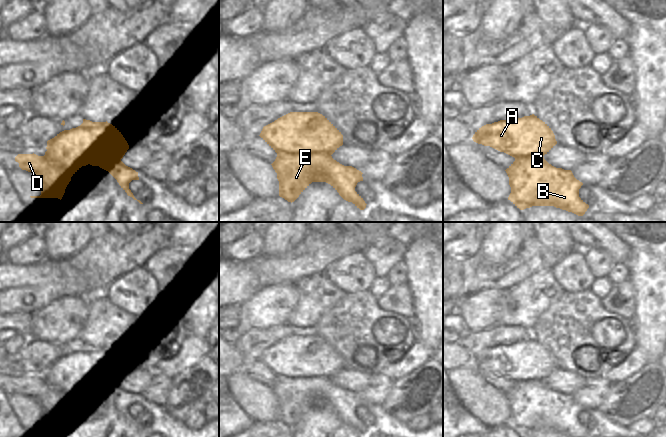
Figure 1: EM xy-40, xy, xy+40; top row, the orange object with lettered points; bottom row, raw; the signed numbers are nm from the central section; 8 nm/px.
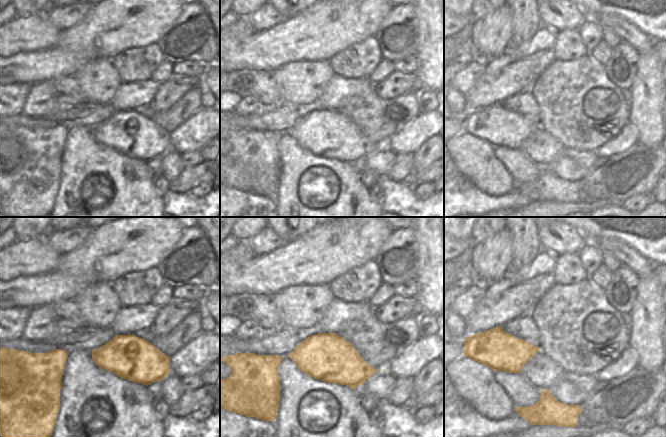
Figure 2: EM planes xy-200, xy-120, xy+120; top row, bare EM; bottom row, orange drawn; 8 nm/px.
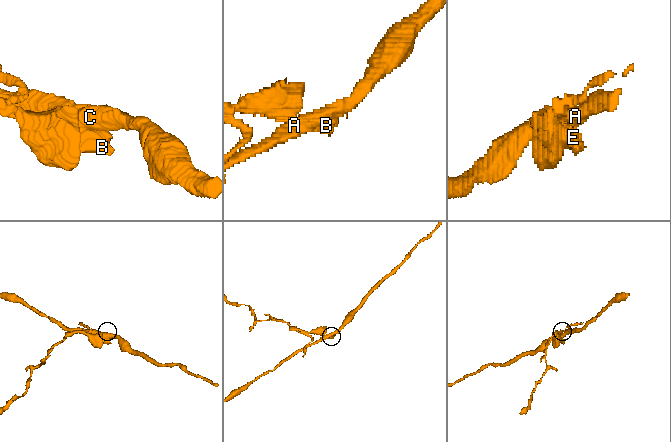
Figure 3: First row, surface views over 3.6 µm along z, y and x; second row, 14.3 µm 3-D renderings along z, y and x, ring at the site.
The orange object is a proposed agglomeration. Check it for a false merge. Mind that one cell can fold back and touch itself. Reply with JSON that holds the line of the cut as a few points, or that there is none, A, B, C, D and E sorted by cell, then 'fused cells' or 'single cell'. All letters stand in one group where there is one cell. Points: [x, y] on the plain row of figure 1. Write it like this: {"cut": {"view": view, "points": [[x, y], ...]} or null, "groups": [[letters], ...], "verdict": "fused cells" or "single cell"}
{"cut": {"view": "xy", "points": [[277, 377], [327, 377], [324, 391], [338, 402], [360, 404]]}, "groups": [["A", "C"], ["B", "D", "E"]], "verdict": "fused cells"}

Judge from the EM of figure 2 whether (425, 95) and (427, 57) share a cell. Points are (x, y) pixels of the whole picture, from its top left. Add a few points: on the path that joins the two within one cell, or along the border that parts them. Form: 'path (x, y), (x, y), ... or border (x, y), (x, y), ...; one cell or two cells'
border (424, 88), (433, 92); two cells

